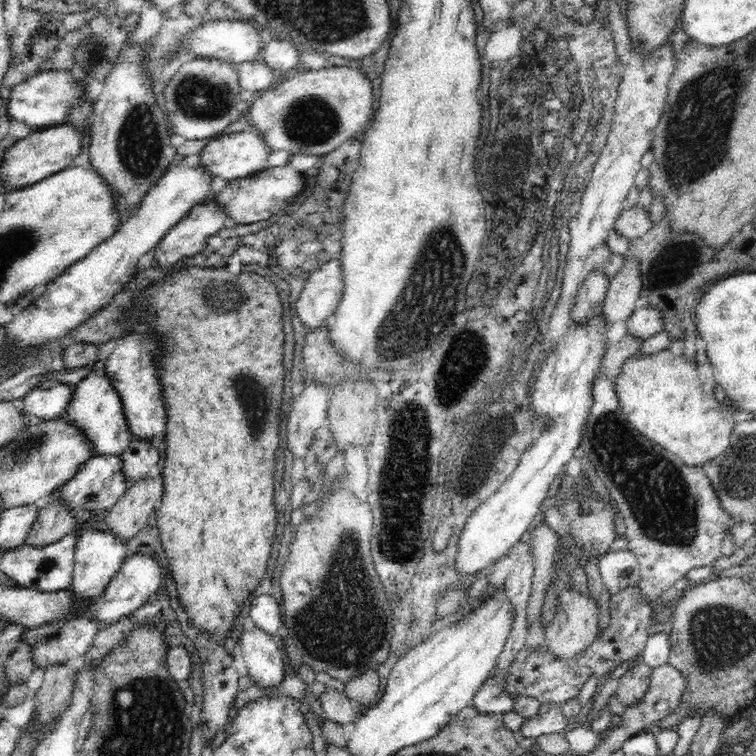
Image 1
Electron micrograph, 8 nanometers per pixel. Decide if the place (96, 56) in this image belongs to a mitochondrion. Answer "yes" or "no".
no

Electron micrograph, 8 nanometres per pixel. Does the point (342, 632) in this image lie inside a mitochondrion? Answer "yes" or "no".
yes

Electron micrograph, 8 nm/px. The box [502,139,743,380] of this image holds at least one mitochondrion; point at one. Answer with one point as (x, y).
(662, 279)

